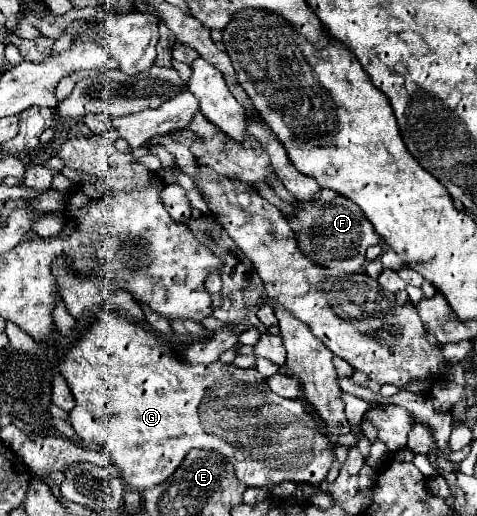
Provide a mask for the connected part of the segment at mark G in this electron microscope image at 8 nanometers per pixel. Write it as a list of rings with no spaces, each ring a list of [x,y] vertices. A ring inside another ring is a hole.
[[[102,313],[58,365],[76,399],[76,407],[70,411],[70,425],[80,439],[108,451],[120,477],[130,487],[144,491],[166,481],[194,445],[220,447],[216,451],[230,461],[236,479],[248,487],[274,489],[280,481],[320,483],[326,479],[332,465],[332,441],[322,433],[300,399],[284,399],[272,393],[256,369],[238,369],[220,361],[186,367],[178,358],[177,352],[168,344],[158,343],[146,327],[134,325],[134,321],[118,317],[118,313]],[[194,437],[200,437],[200,443],[194,443]]]

